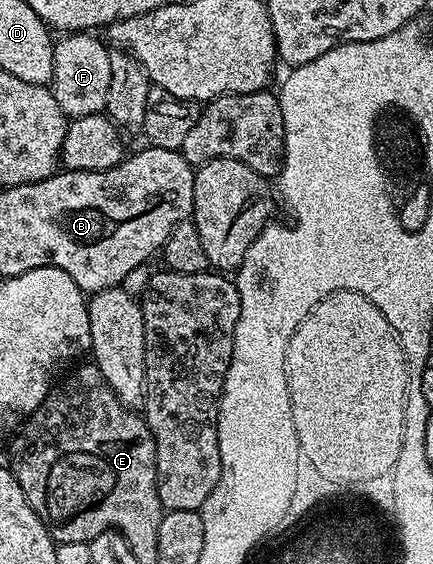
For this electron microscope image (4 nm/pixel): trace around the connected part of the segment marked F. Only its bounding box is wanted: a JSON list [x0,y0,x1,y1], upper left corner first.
[50,31,110,119]

